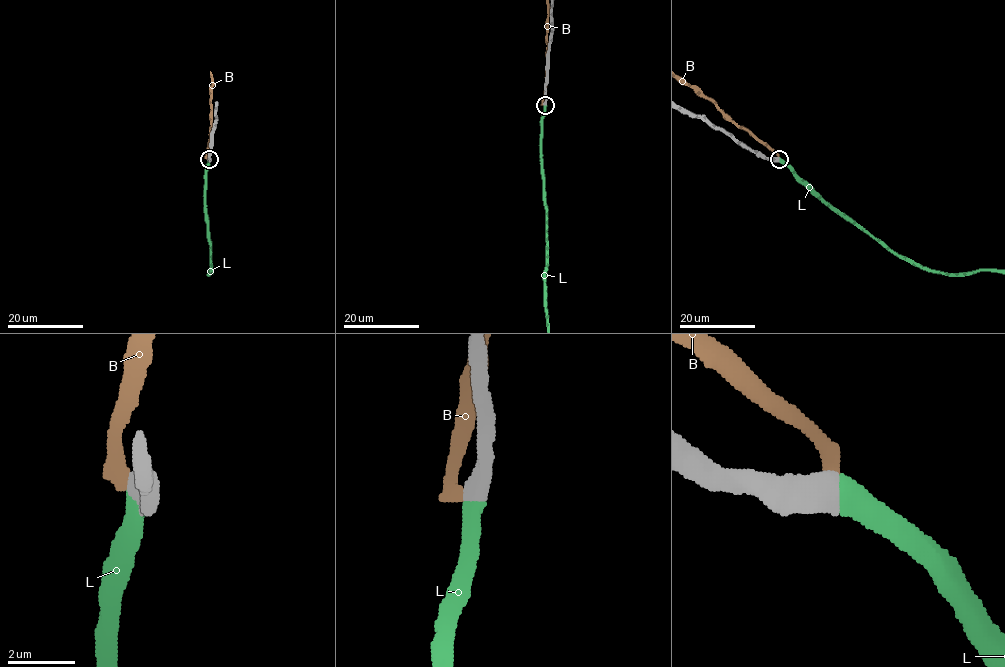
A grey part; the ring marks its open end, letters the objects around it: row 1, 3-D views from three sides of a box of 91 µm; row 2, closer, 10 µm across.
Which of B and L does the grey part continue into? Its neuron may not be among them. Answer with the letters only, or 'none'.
L

